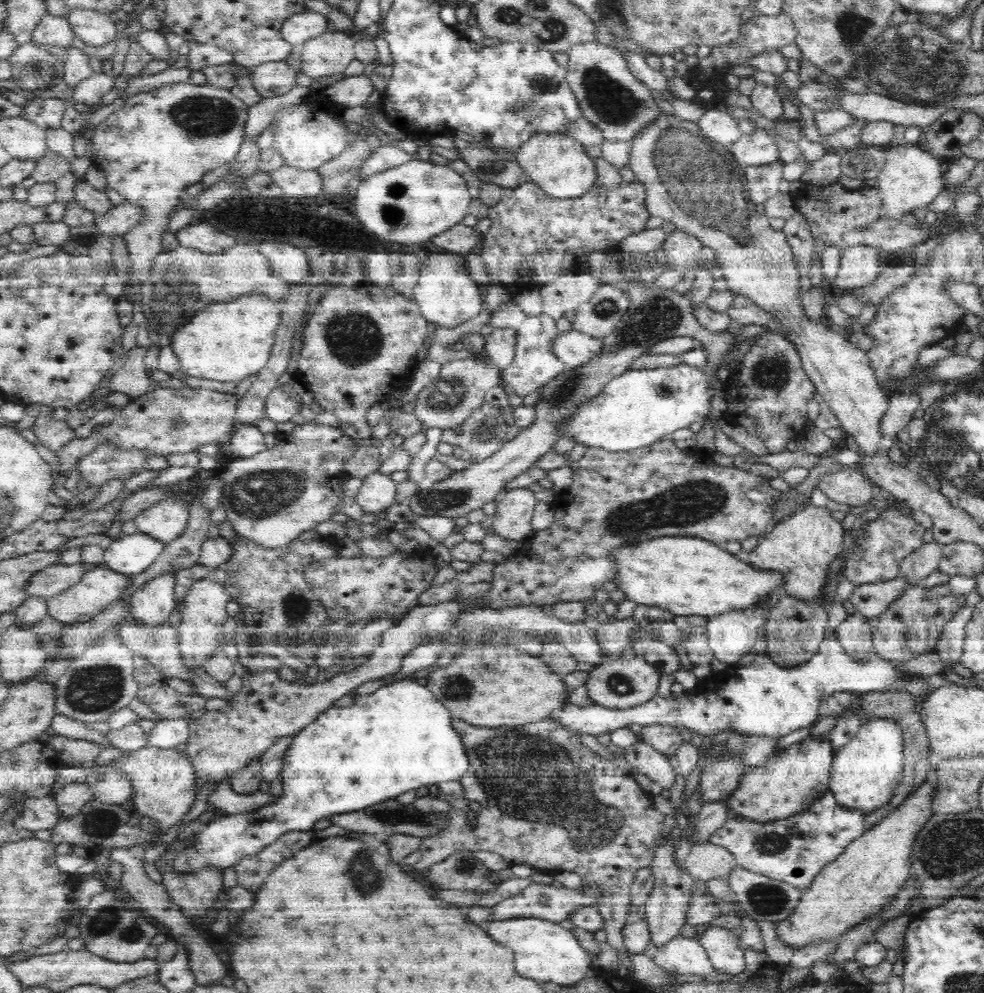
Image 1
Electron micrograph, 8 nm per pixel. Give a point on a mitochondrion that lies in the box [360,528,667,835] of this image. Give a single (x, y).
(390, 816)

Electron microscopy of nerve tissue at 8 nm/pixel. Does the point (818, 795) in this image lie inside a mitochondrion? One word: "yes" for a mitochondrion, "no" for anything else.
no

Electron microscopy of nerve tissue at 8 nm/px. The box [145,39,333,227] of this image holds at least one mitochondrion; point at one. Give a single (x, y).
(205, 116)

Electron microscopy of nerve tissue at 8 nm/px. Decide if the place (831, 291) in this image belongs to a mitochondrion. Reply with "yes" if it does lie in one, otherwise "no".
no

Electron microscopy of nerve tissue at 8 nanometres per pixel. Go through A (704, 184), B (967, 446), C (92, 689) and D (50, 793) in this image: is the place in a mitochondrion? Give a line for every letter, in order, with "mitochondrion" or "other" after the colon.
A: mitochondrion
B: mitochondrion
C: mitochondrion
D: other

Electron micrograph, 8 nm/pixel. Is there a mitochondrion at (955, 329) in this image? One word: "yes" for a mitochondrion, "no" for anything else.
no

